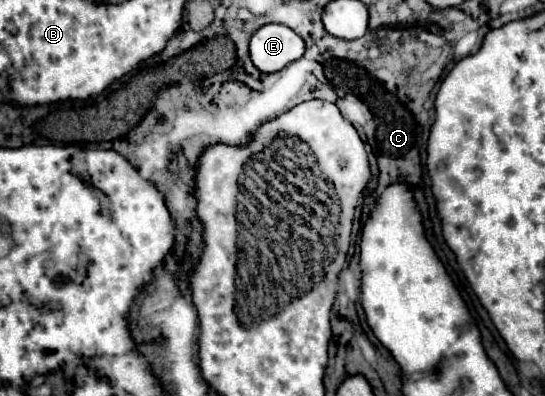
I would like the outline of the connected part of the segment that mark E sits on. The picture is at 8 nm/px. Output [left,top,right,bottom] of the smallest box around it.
[249,25,305,73]

